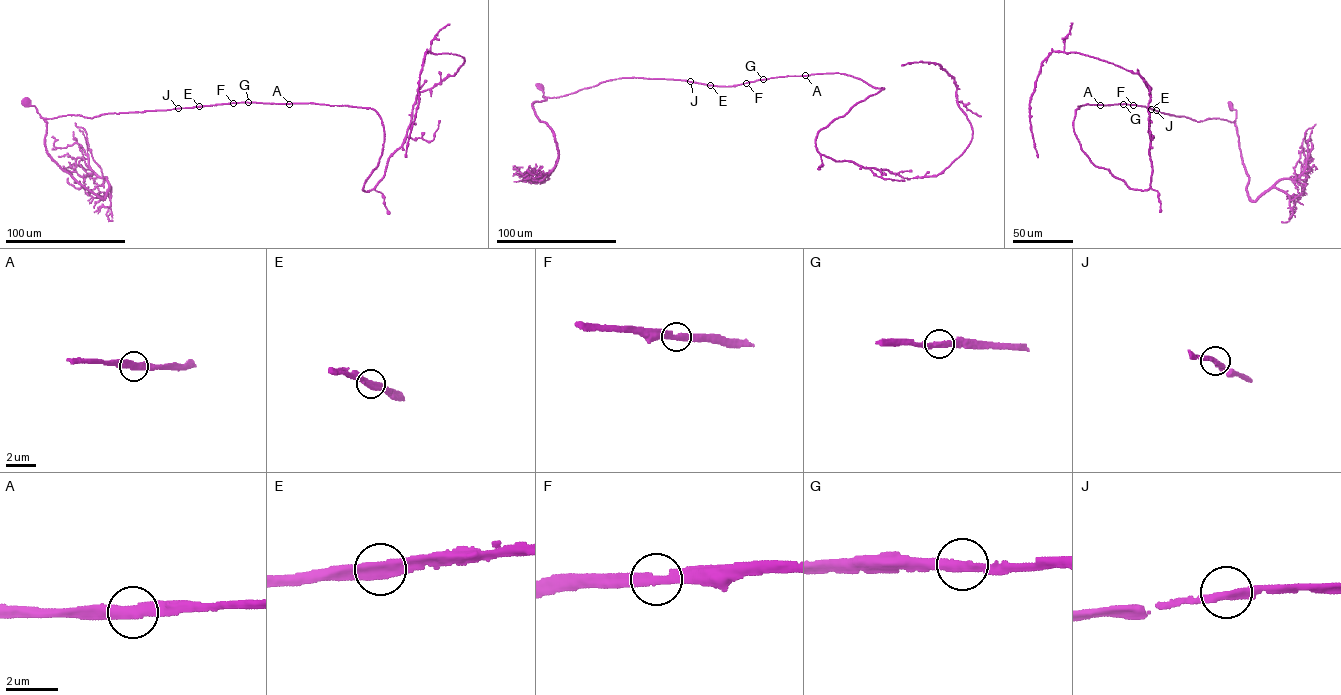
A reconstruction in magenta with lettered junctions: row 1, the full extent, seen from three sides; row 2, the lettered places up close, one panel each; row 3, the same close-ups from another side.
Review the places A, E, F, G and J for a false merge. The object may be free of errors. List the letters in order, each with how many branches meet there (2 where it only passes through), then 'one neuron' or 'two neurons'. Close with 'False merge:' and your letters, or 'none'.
A: branches 2; one neuron
E: branches 2; one neuron
F: branches 2; one neuron
G: branches 2; one neuron
J: branches 2; one neuron
False merge: none

